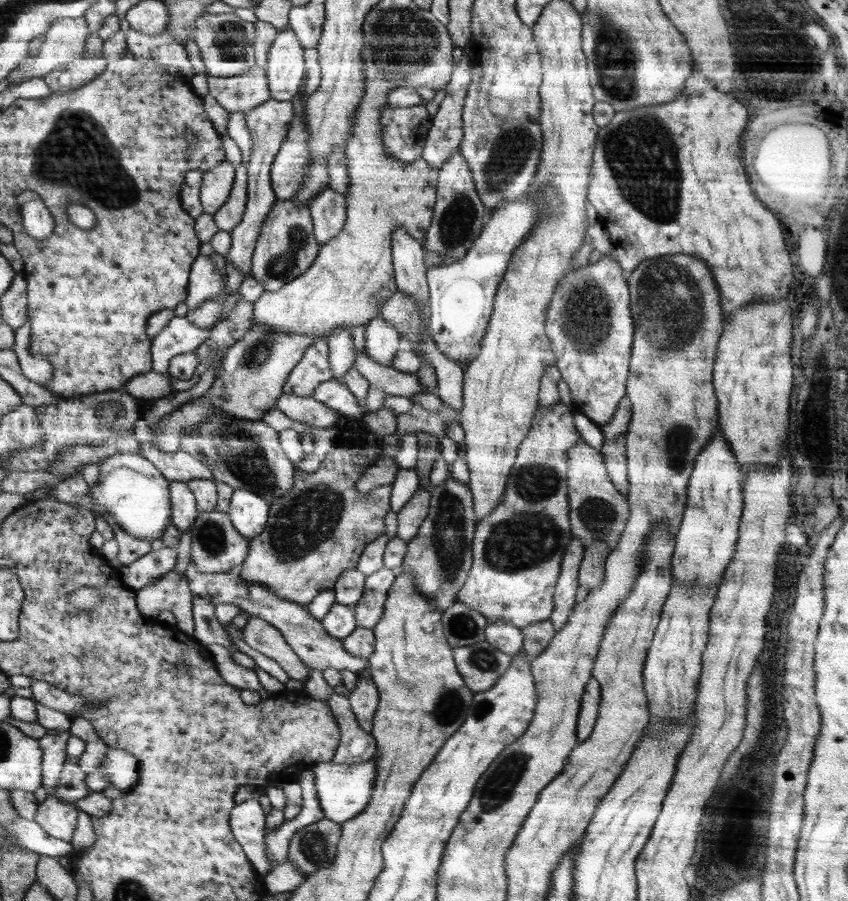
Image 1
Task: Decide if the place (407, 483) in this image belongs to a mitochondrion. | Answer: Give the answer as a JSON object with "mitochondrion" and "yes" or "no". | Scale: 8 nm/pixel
{"mitochondrion":"no"}

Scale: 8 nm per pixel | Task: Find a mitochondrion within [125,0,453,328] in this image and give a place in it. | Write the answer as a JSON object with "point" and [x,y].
{"point":[402,35]}

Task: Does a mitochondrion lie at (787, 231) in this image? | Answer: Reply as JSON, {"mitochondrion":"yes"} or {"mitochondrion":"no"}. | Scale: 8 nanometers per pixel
{"mitochondrion":"no"}

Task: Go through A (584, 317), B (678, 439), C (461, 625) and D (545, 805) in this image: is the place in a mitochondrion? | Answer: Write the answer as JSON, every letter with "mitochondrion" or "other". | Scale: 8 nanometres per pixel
{"A":"mitochondrion","B":"mitochondrion","C":"mitochondrion","D":"other"}

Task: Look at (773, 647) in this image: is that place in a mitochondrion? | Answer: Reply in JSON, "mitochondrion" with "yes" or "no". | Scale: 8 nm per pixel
{"mitochondrion":"no"}

